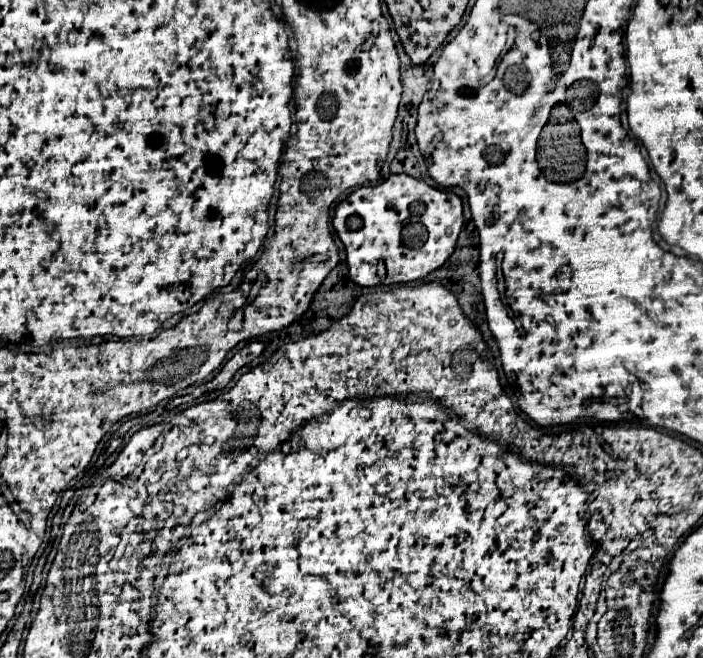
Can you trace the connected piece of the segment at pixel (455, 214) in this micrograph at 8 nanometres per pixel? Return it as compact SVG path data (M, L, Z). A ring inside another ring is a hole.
M389 175L377 187L361 187L337 205L333 227L347 251L351 279L361 287L395 285L423 279L439 269L455 251L464 224L461 197L439 191L411 175ZM351 215L363 219L363 229L349 231L345 221Z

